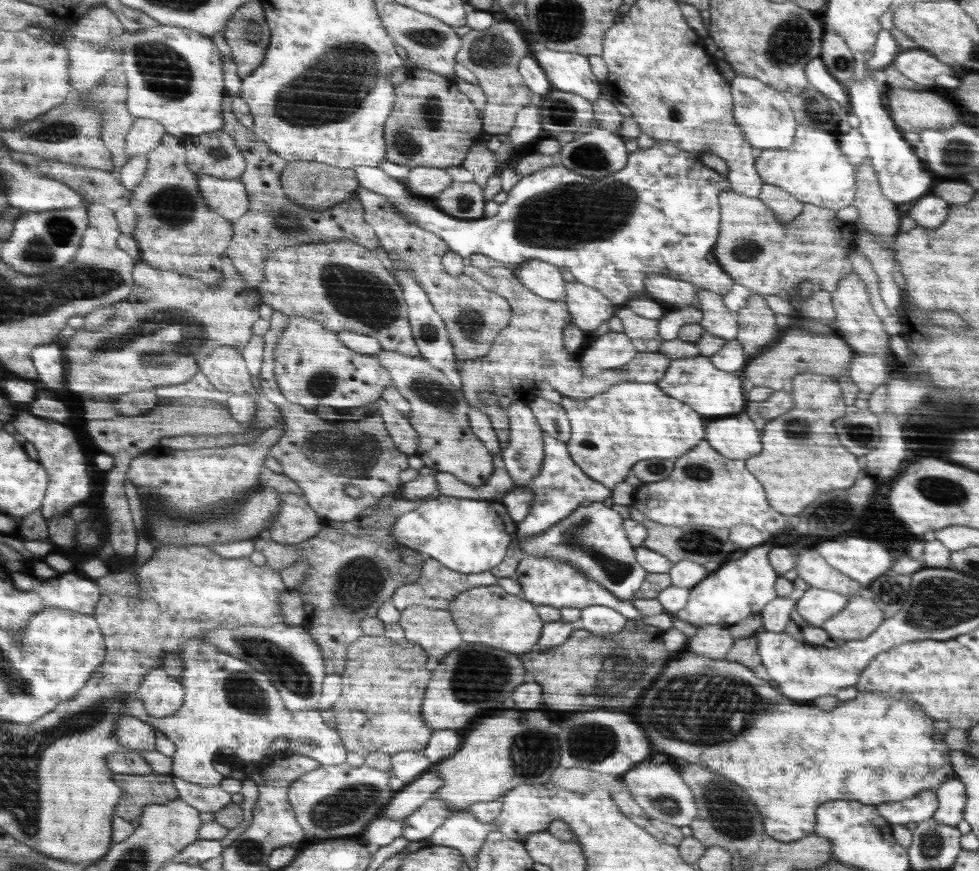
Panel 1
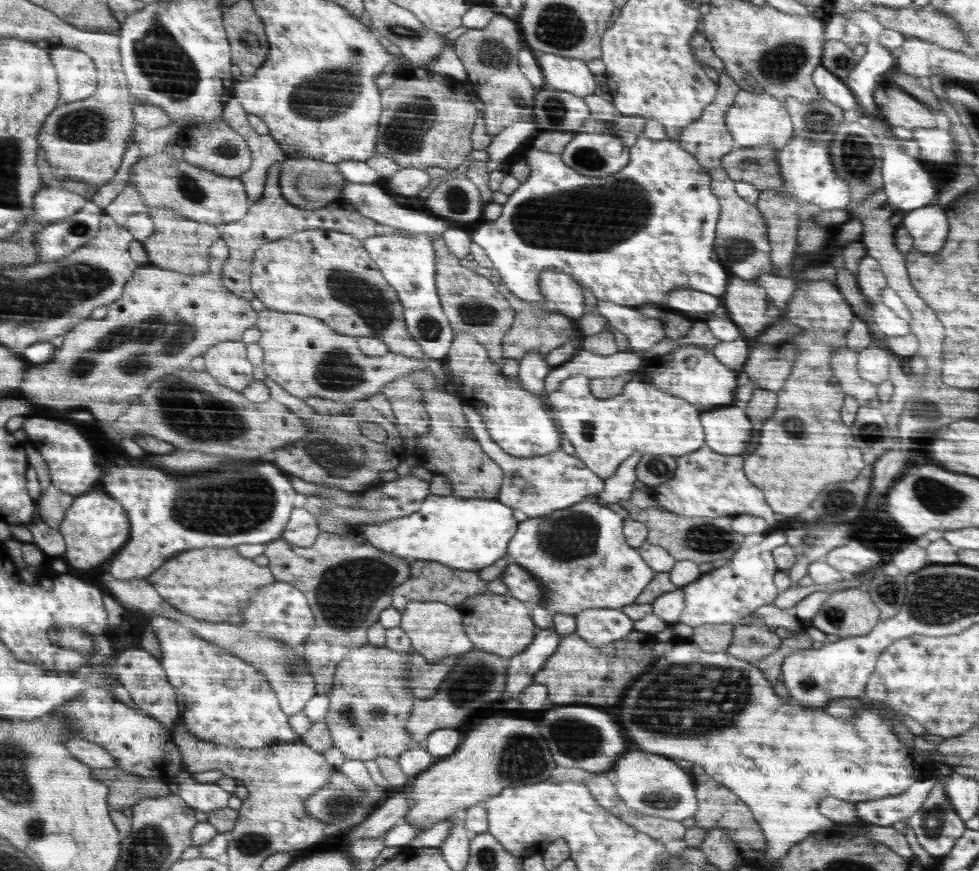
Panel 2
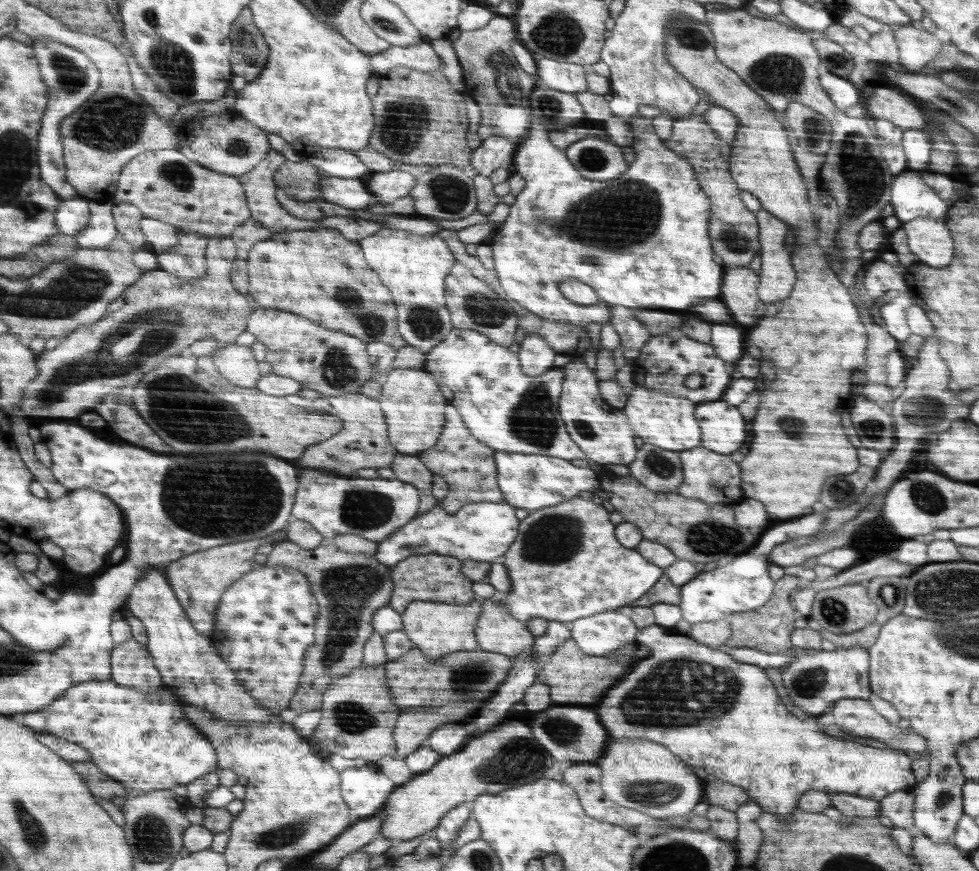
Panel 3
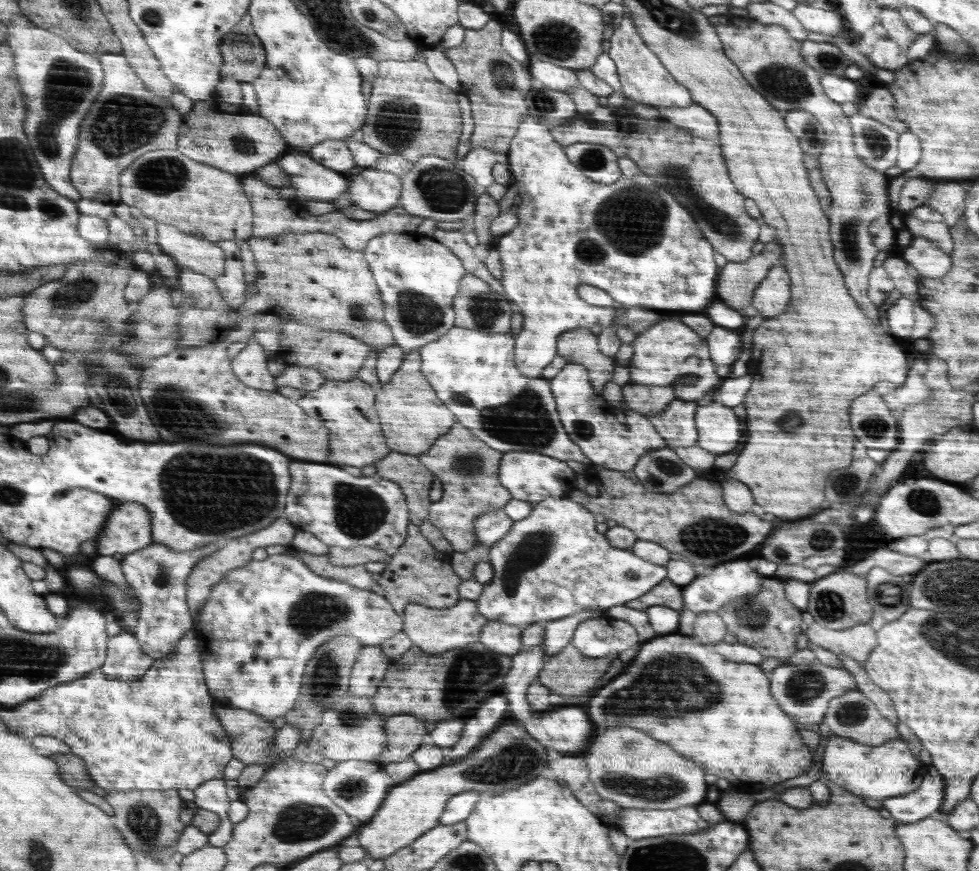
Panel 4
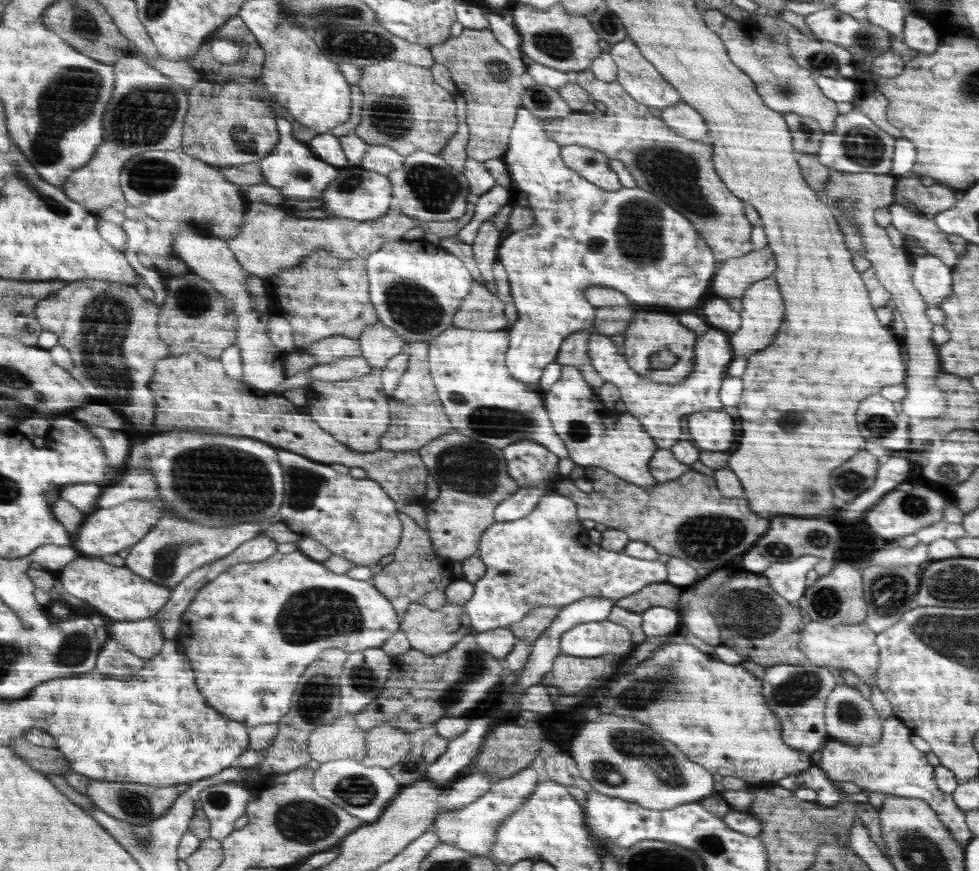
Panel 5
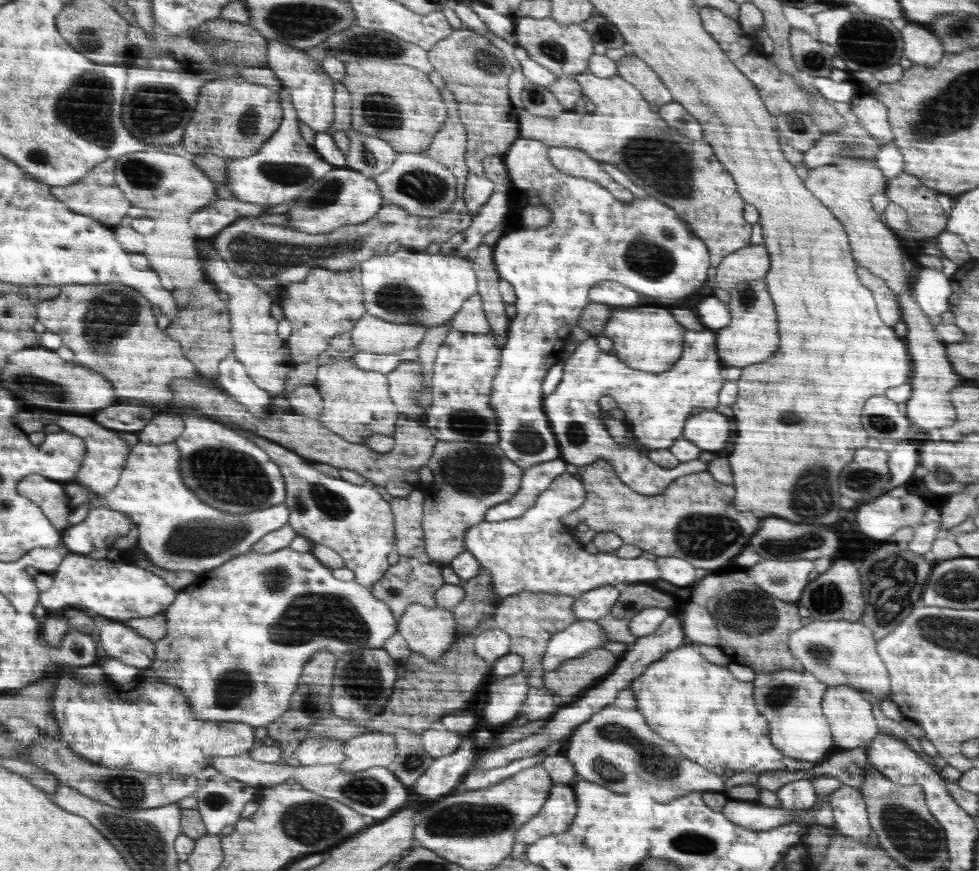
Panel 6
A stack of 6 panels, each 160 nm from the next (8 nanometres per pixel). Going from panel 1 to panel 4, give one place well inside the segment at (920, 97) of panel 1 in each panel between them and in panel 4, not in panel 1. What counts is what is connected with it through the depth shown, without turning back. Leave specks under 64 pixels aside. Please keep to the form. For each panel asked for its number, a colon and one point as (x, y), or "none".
2: (902, 110)
3: (888, 102)
4: (880, 106)

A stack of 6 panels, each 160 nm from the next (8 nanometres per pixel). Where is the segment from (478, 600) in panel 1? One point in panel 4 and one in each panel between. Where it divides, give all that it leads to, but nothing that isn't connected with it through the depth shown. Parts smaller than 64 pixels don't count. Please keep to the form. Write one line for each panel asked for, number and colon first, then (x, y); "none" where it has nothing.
2: (500, 624)
3: (497, 631)
4: (506, 639)

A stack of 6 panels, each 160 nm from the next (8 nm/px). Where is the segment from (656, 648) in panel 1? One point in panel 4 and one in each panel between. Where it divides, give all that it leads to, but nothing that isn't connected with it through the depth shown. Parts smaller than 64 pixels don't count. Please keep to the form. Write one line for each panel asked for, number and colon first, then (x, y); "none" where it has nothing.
2: (577, 673)
3: (573, 676)
4: (570, 671)

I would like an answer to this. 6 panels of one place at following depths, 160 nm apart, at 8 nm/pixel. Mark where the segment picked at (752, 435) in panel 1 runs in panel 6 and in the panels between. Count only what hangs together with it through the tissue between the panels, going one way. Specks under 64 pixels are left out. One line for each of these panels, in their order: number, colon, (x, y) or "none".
2: (728, 430)
3: (725, 431)
4: (719, 428)
5: (714, 430)
6: (708, 429)

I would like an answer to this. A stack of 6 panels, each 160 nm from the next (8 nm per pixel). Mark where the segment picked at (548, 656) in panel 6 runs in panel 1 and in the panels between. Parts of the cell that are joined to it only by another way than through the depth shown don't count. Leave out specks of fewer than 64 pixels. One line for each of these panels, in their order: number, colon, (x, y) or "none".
1: (602, 620)
2: (597, 626)
3: (596, 635)
4: (596, 637)
5: (589, 639)

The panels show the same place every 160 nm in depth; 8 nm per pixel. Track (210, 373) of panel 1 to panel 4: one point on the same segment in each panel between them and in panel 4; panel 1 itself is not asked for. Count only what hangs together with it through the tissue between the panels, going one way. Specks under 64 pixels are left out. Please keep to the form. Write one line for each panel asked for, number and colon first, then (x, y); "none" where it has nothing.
2: (228, 363)
3: (235, 362)
4: (250, 365)

